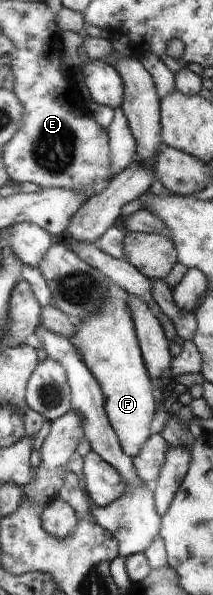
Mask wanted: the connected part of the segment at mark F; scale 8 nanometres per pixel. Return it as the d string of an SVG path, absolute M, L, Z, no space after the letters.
M111 296L99 315L78 322L76 334L70 341L77 347L85 365L104 391L105 415L120 439L121 449L130 458L136 458L150 438L150 423L156 407L149 373L146 373L148 367L144 367L145 361L142 361L140 355L136 323L133 321L132 310L127 305L127 297L122 300Z

